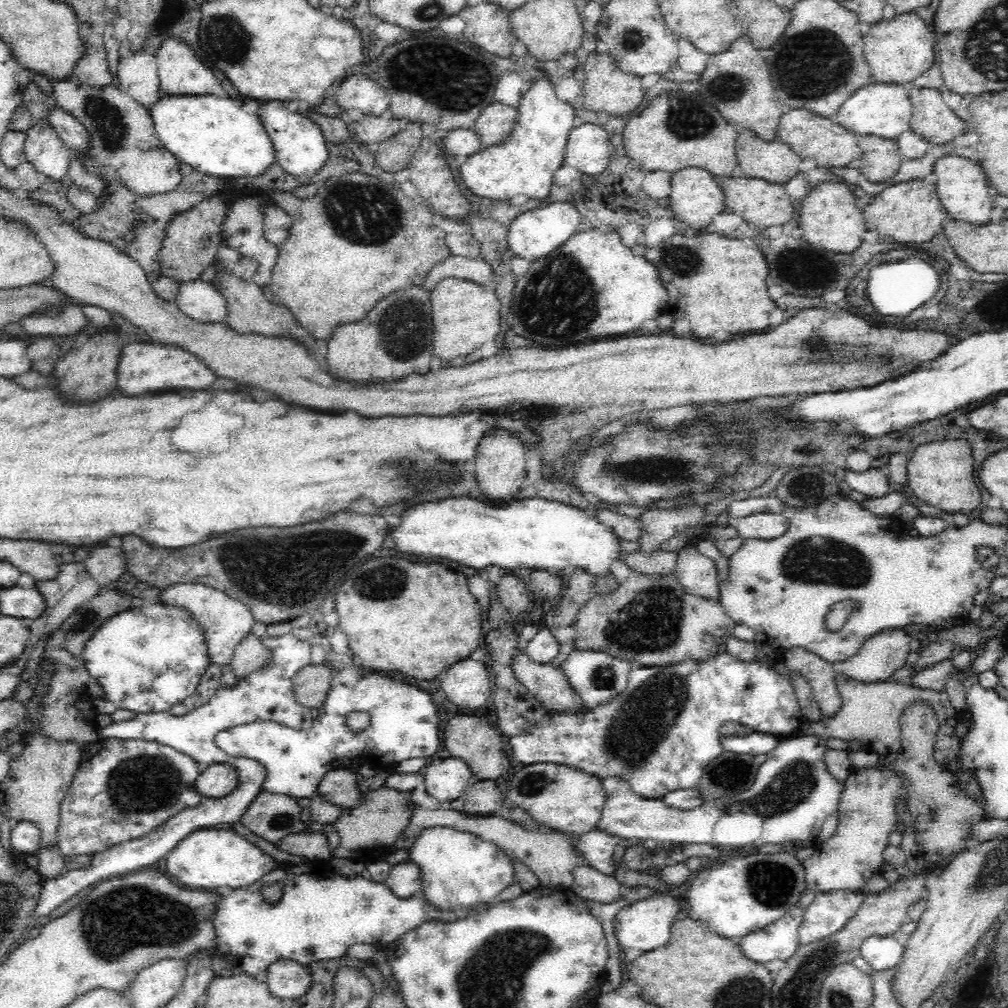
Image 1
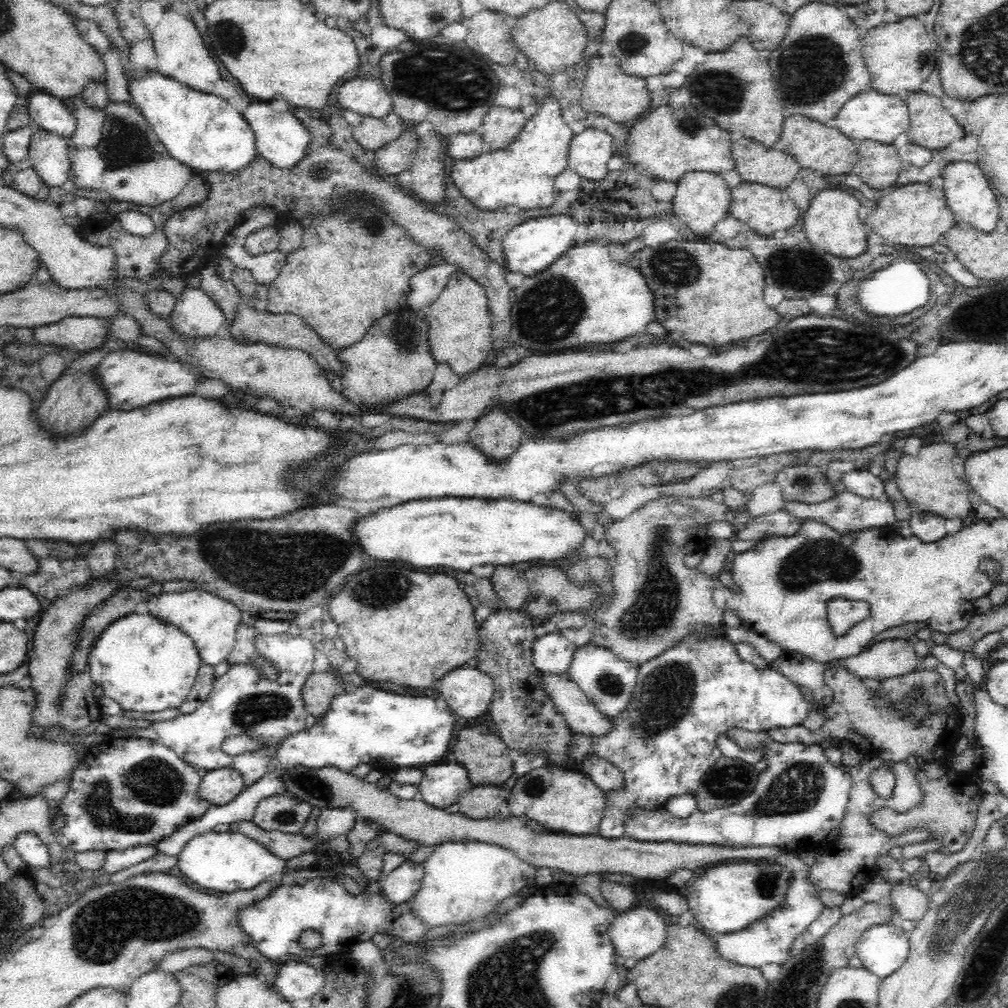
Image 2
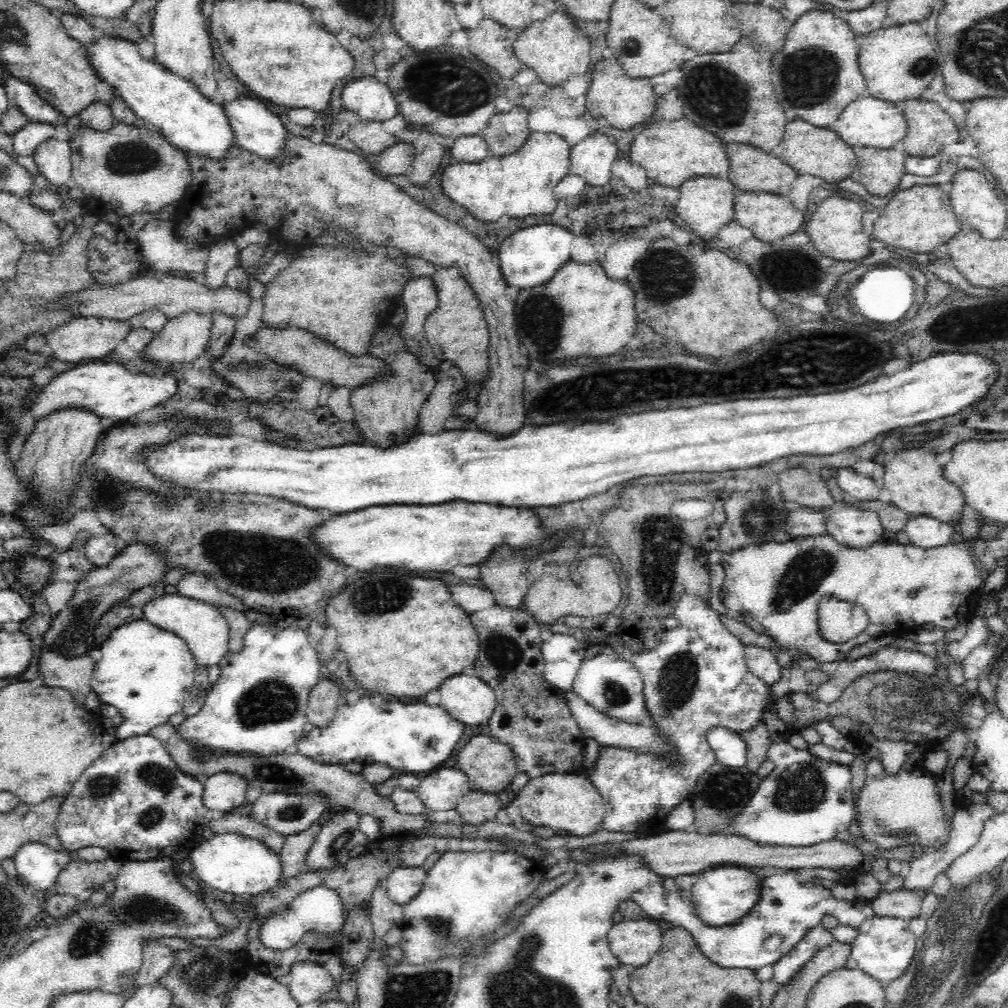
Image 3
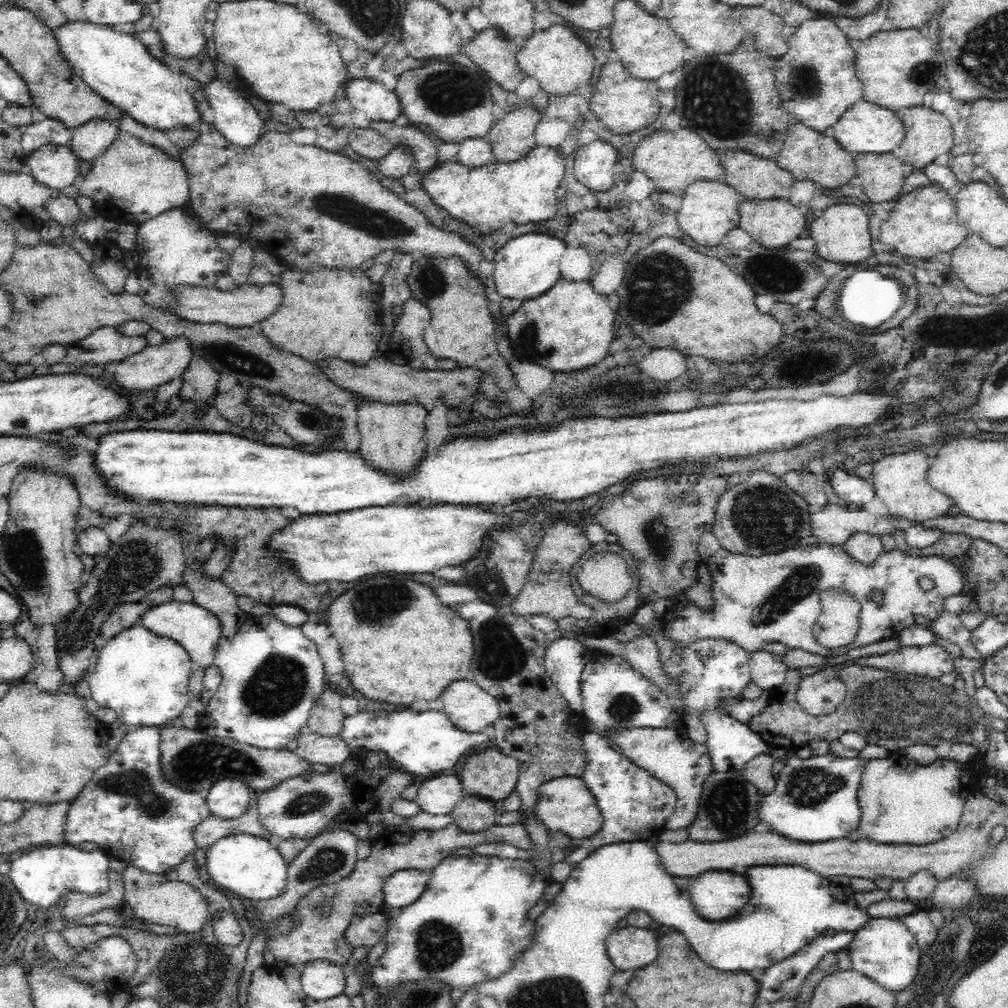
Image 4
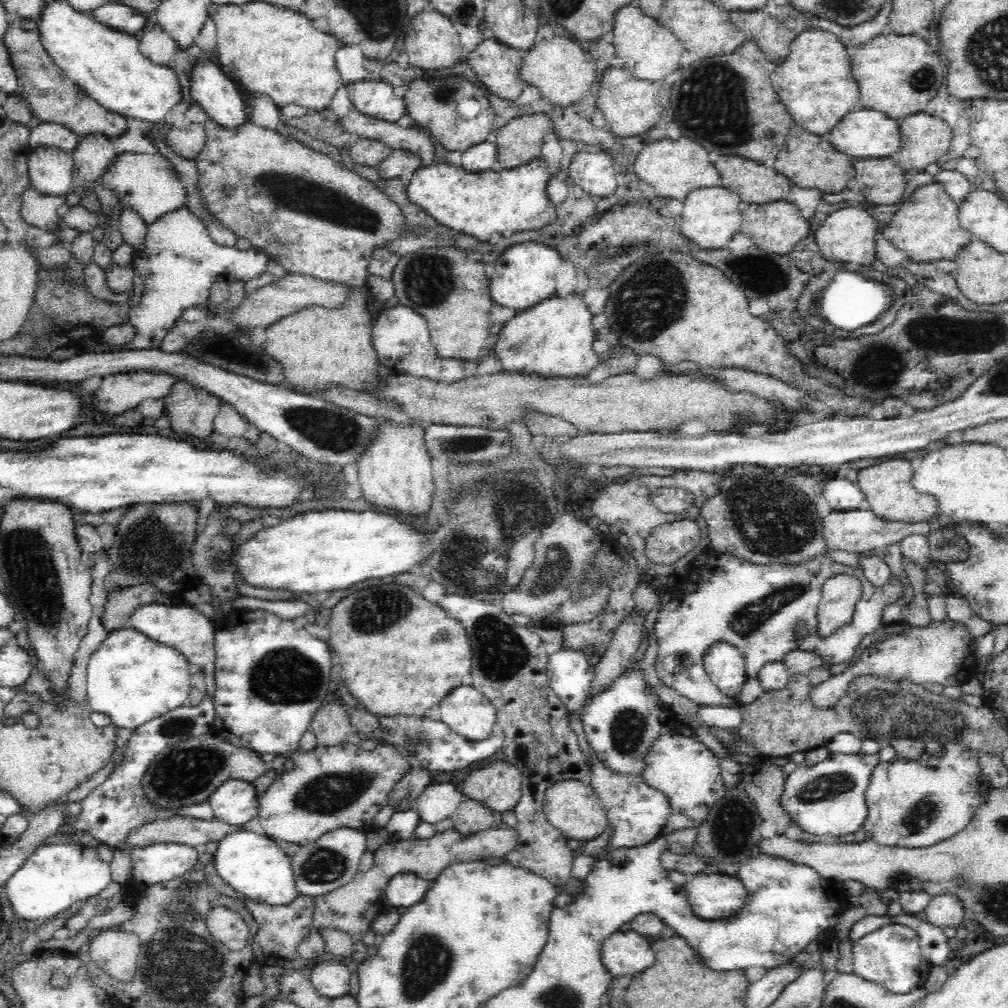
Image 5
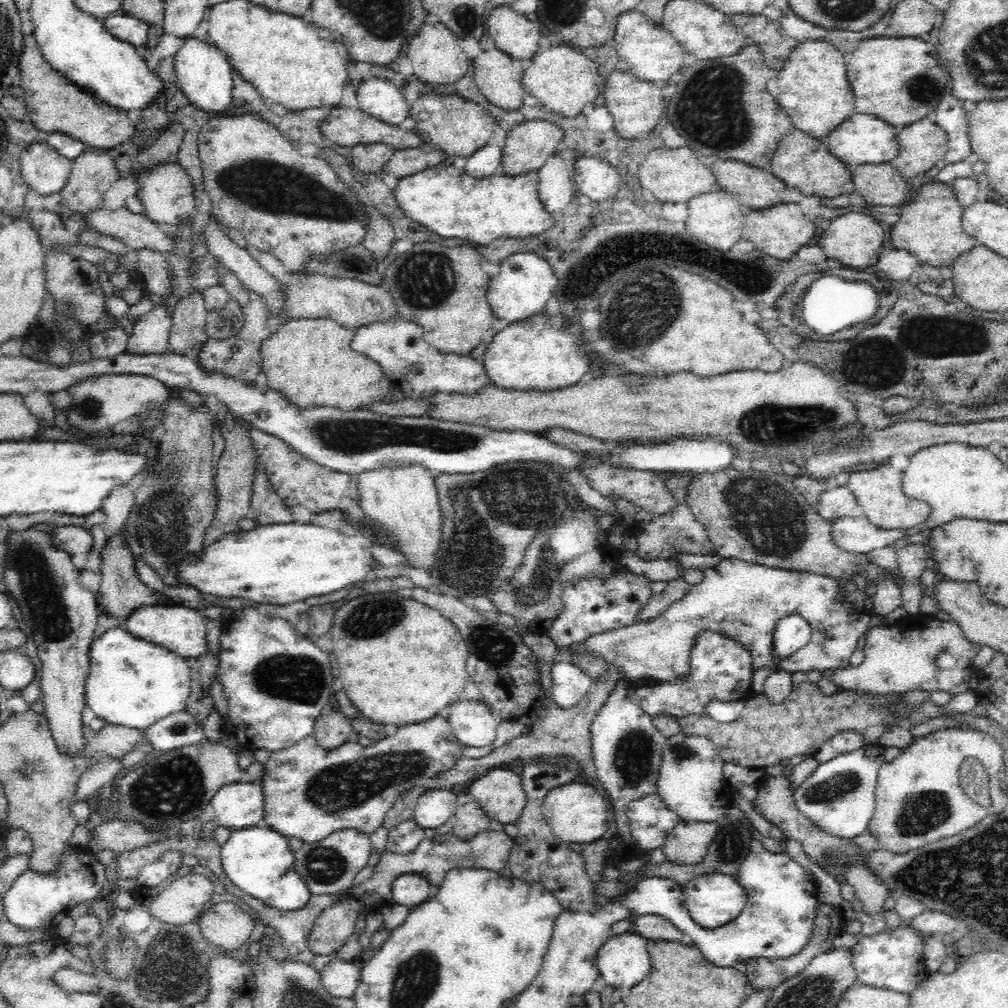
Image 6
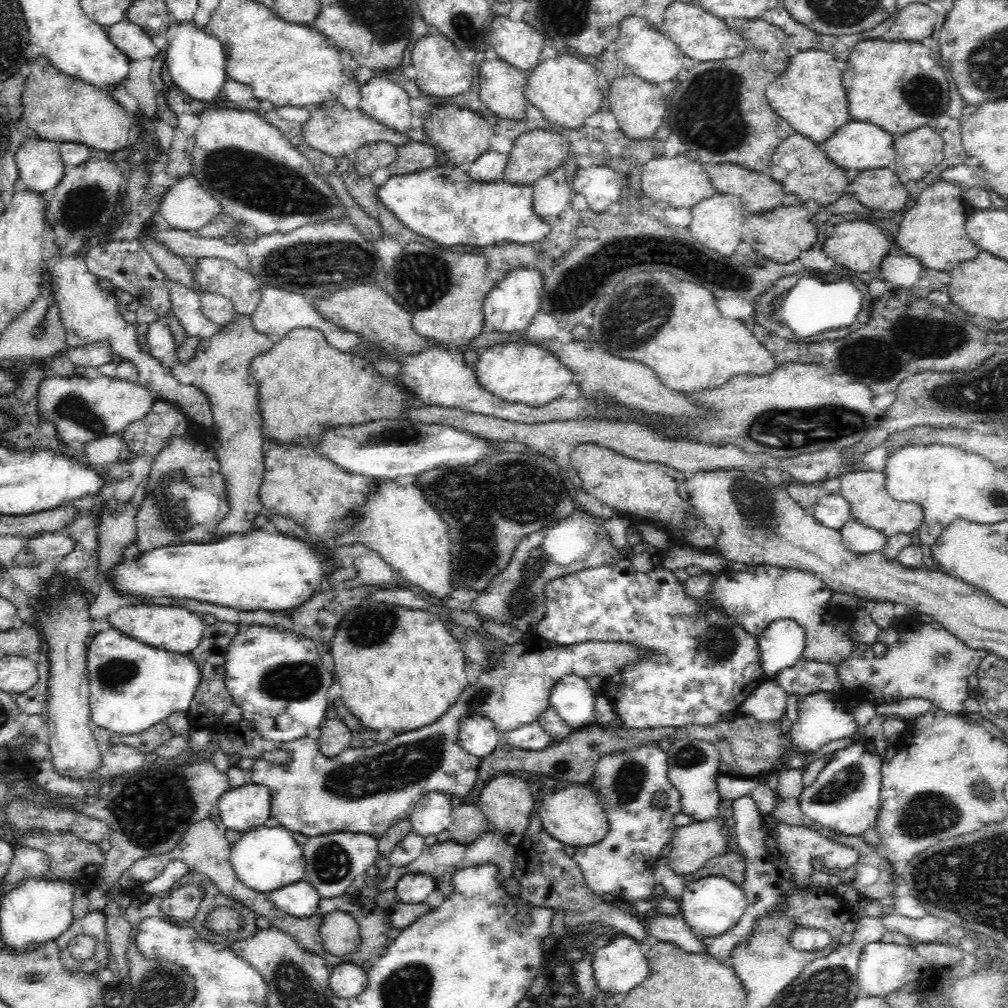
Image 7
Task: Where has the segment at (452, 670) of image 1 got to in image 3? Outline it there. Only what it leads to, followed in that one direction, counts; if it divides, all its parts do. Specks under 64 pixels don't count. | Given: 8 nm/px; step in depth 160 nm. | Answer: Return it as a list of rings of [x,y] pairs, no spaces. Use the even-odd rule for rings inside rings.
[[[464,673],[452,676],[439,686],[439,705],[465,726],[478,726],[488,722],[497,707],[494,692],[476,675]]]

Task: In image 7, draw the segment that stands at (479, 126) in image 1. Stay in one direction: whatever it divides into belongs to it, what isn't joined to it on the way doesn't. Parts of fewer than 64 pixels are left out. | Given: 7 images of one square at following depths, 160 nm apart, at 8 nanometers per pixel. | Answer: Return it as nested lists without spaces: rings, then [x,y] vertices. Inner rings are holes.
[[[535,129],[532,132],[522,133],[514,141],[514,147],[509,153],[504,169],[503,180],[515,185],[530,185],[547,174],[553,173],[558,167],[567,162],[571,142],[564,140],[566,136],[553,133],[545,129]]]

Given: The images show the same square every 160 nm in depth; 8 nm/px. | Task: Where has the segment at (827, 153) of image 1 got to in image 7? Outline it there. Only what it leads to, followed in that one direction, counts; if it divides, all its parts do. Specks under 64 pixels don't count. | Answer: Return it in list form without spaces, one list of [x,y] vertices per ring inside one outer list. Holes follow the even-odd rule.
[[[800,133],[786,137],[771,156],[769,175],[778,181],[788,194],[796,194],[800,201],[814,200],[824,207],[834,204],[846,194],[848,180],[845,170],[834,164],[821,148],[821,144]]]

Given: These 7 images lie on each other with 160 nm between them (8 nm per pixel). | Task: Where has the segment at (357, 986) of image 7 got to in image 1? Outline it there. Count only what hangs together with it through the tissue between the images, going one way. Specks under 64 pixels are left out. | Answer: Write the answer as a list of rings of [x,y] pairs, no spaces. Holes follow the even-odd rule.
[[[292,960],[274,962],[266,975],[270,992],[282,1000],[300,998],[312,986],[313,977],[310,970]]]

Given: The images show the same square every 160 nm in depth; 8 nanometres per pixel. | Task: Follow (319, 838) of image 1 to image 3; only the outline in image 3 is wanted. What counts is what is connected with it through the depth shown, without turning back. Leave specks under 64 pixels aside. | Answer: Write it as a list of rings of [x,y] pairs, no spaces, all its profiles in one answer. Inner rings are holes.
[[[238,810],[231,813],[216,815],[210,822],[209,828],[214,835],[223,833],[237,833],[261,841],[272,851],[280,853],[285,837],[265,825],[259,824],[252,815],[244,815]]]

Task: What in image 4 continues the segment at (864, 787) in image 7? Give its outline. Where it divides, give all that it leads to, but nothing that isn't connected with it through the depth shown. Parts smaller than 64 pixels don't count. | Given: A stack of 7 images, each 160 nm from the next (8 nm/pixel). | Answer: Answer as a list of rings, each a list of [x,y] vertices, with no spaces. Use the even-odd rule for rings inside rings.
[[[773,748],[775,758],[786,762],[786,766],[777,775],[774,792],[762,800],[759,805],[759,820],[772,826],[773,833],[794,840],[799,843],[818,843],[826,840],[837,840],[848,837],[853,830],[859,829],[861,808],[857,799],[857,792],[862,782],[862,775],[867,765],[863,757],[842,758],[830,752],[825,755],[812,756],[802,760],[794,752],[784,752],[784,749]]]

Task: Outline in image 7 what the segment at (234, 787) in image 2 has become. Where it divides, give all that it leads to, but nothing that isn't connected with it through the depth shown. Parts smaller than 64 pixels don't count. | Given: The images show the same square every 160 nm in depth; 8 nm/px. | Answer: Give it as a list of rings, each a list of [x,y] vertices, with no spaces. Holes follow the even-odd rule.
[[[247,784],[223,793],[216,812],[226,829],[244,834],[265,827],[271,816],[271,792],[266,785]]]

